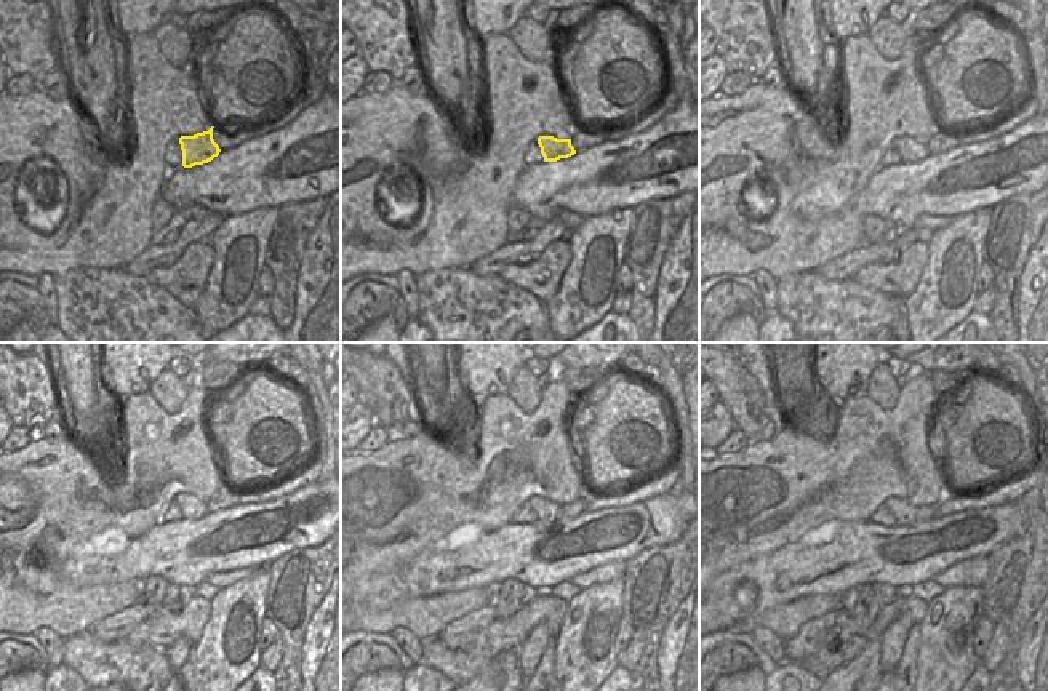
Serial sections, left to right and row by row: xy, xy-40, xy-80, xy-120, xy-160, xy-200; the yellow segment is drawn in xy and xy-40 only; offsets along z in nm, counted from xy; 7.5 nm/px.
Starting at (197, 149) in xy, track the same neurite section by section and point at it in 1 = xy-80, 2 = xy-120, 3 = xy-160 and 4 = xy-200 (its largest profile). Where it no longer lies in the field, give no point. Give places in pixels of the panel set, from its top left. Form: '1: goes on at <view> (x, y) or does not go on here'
1: goes on at xy-80 (911, 151)
2: goes on at xy-120 (192, 509)
3: goes on at xy-160 (546, 511)
4: goes on at xy-200 (904, 514)

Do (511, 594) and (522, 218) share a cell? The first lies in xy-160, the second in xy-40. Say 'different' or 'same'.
same

